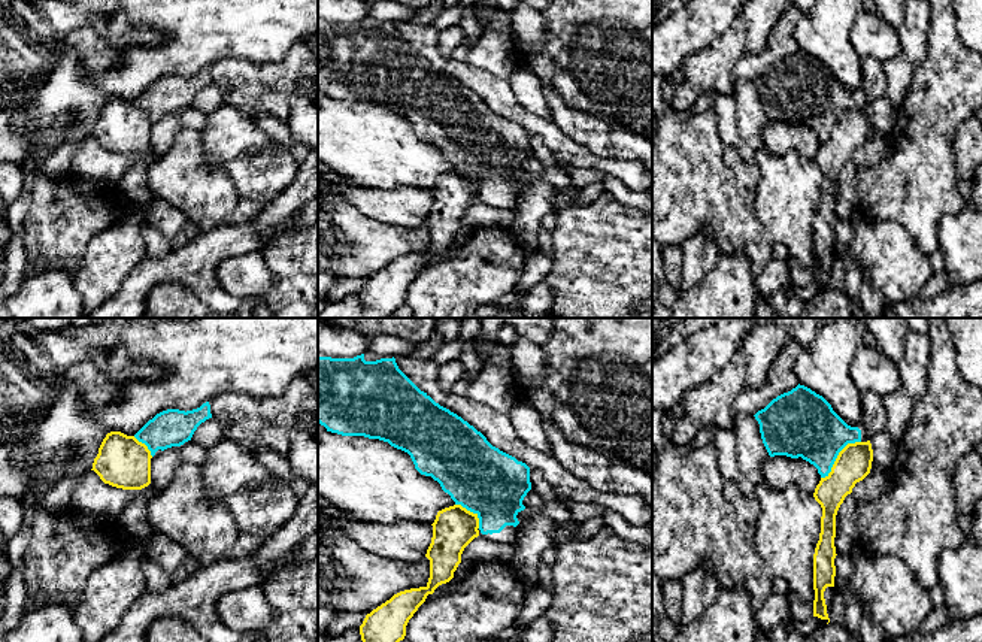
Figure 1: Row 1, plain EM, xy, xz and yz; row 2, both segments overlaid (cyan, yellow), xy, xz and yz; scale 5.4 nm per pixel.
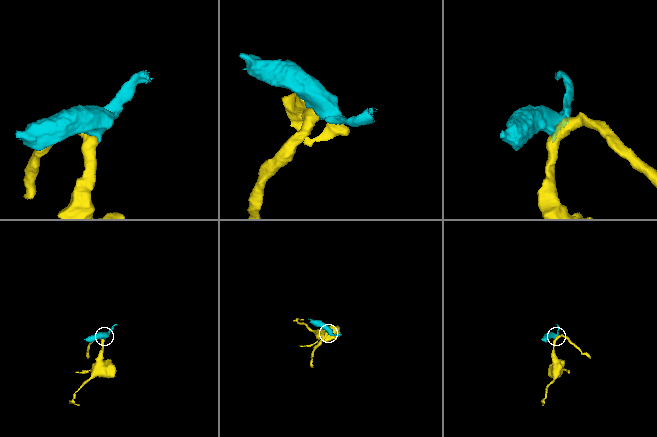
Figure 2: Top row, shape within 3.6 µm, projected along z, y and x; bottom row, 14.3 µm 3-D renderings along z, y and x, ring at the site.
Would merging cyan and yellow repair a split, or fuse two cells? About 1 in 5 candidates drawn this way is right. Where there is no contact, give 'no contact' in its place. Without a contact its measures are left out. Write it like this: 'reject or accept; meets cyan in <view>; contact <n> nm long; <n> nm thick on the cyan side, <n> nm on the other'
reject; meets cyan in yz; contact 300 nm long; 360 nm thick on the cyan side, 190 nm on the other

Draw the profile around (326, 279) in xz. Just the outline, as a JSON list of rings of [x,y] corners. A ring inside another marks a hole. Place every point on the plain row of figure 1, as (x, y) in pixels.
[[[318,267],[318,299],[328,302],[330,290],[336,285],[337,278],[328,272]]]

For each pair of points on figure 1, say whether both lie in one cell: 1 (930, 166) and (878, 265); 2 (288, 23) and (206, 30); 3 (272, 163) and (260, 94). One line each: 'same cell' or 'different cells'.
1: different cells
2: same cell
3: different cells

